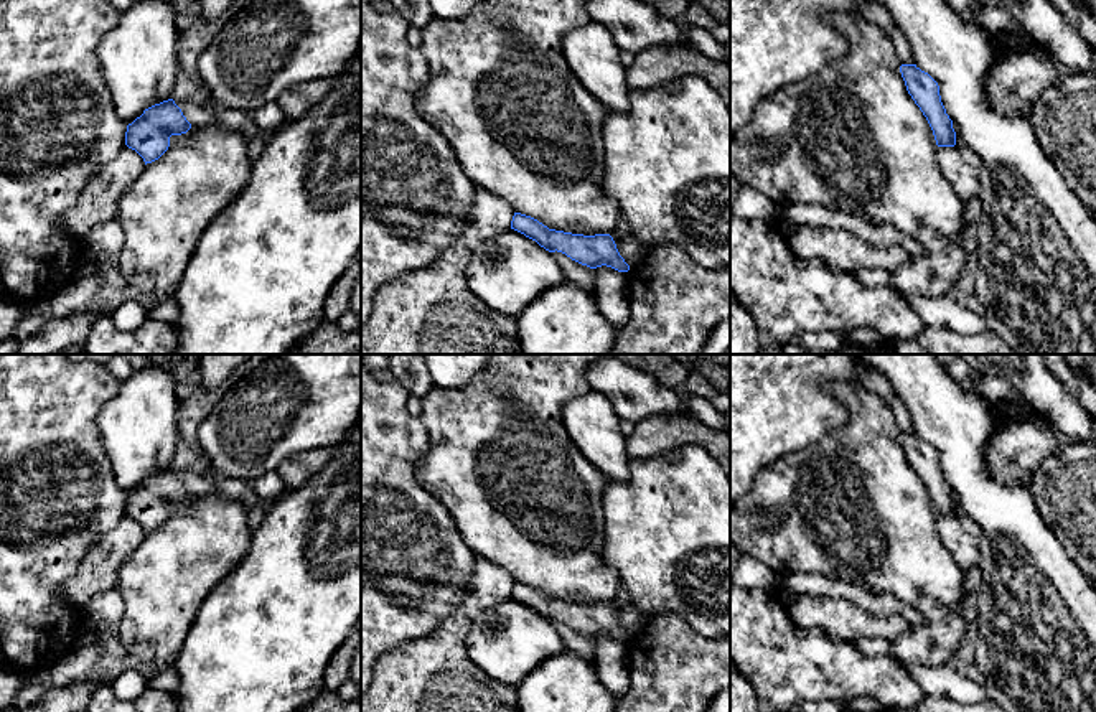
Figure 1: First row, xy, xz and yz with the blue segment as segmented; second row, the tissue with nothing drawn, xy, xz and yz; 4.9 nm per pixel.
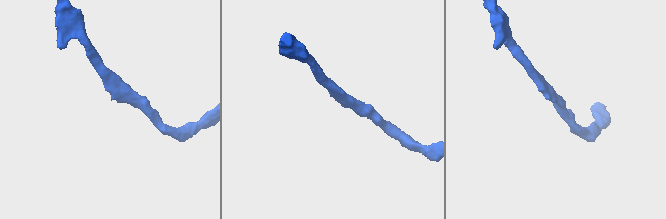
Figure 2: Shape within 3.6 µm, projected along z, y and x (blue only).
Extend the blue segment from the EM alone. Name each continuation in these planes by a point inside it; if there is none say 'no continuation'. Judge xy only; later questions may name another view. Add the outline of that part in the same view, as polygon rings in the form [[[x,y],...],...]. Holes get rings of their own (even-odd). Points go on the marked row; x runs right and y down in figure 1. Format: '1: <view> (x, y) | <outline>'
no continuation

